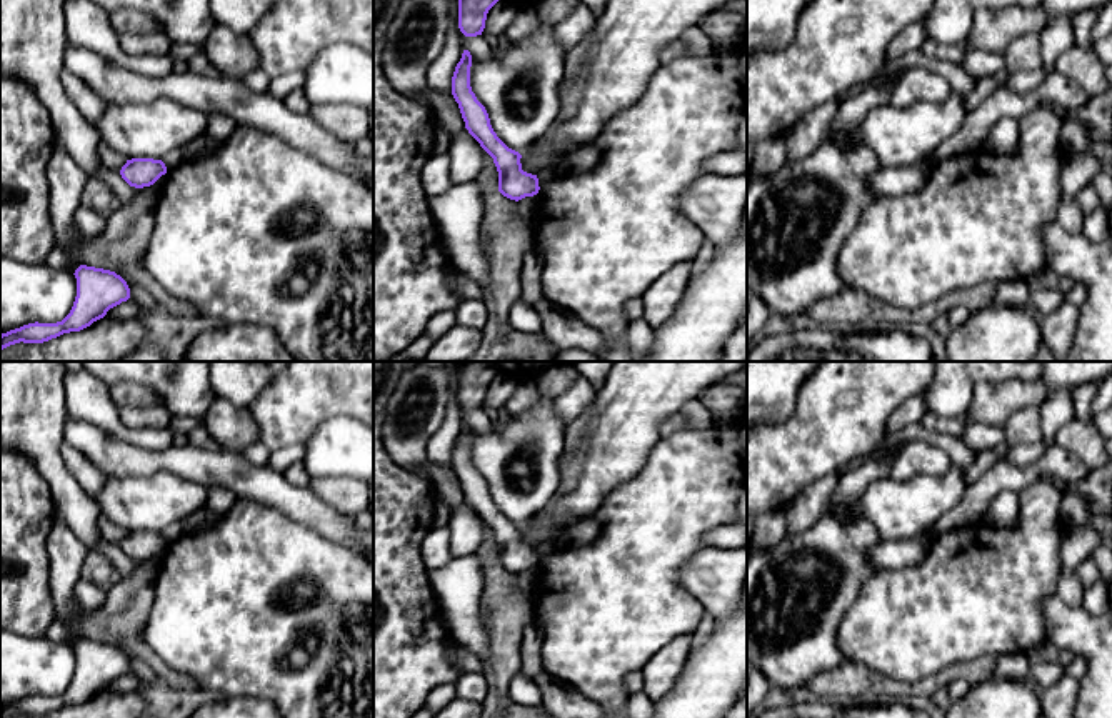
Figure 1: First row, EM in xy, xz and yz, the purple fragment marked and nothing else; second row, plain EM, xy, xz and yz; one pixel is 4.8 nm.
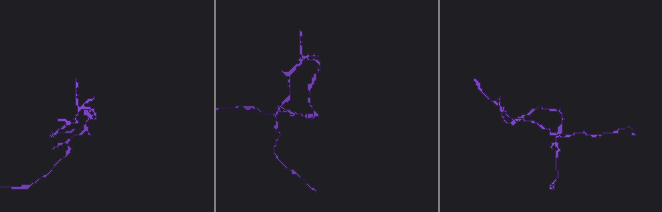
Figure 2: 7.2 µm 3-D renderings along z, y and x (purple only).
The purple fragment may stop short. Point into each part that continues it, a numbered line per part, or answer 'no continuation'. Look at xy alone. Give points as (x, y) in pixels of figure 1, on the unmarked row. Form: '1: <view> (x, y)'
no continuation

